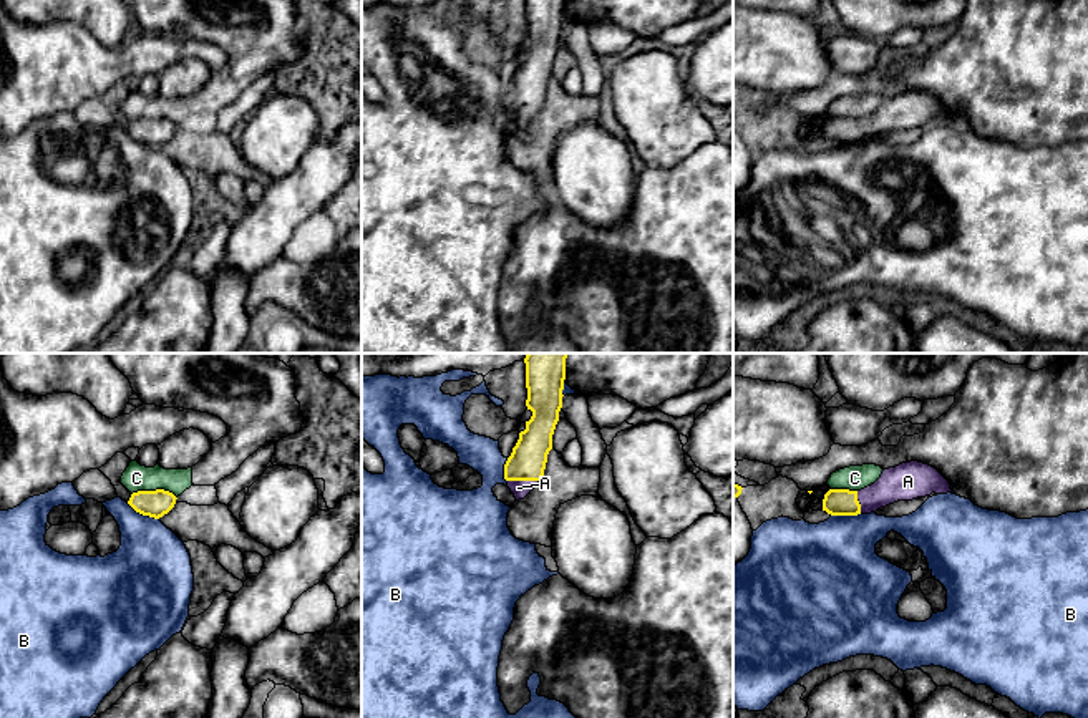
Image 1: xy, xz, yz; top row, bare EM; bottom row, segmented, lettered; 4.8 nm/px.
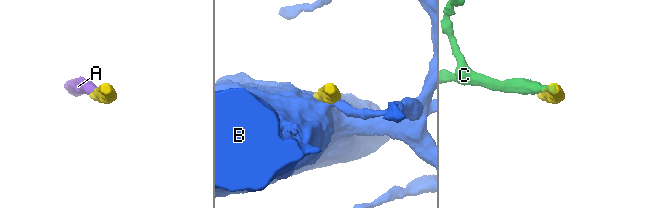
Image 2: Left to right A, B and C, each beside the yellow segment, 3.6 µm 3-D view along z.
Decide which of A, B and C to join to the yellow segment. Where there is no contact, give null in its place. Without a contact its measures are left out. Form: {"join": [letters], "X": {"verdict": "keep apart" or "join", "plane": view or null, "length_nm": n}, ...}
{"join": ["A"], "A": {"verdict": "join", "plane": "xz", "length_nm": 150}, "B": {"verdict": "keep apart", "plane": "xy", "length_nm": 180}, "C": {"verdict": "keep apart", "plane": "xy", "length_nm": 220}}

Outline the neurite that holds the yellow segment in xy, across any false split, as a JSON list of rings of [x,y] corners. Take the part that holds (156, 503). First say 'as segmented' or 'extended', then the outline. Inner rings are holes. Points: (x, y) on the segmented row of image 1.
as segmented | [[[164,489],[138,491],[131,494],[128,504],[143,516],[159,519],[174,507],[176,499],[172,492]]]

